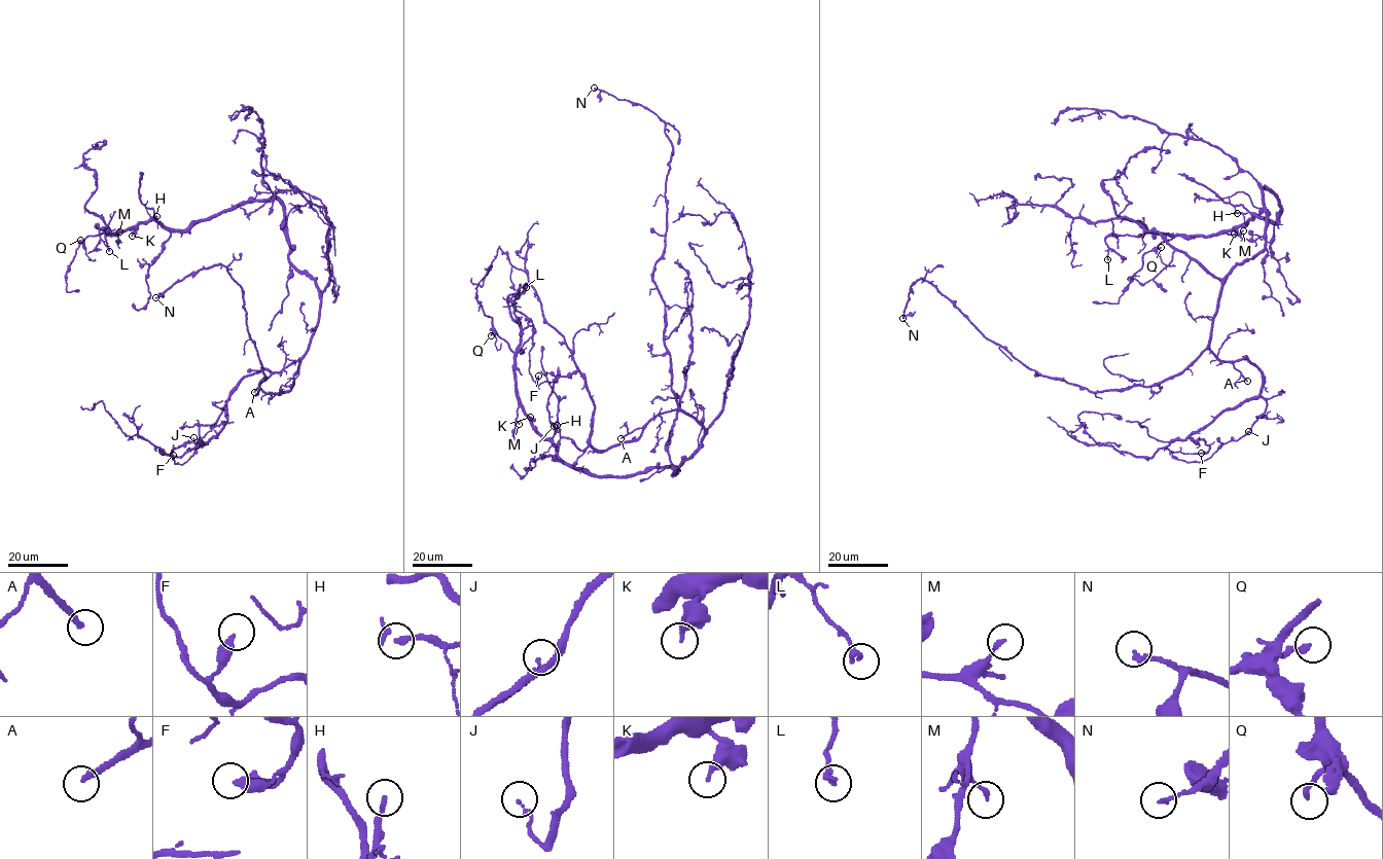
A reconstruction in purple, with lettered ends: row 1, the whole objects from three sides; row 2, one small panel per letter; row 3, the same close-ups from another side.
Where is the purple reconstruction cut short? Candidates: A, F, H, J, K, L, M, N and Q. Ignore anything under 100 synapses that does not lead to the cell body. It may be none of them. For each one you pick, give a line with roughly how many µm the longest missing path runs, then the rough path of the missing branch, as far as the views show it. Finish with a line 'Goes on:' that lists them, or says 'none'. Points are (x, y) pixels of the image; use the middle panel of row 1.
A: Missing length about 80 µm. Course of what is missing: (621, 438), (604, 441), (614, 462), (615, 485), (631, 497), (639, 515), (632, 551), (644, 561), (640, 568)
Goes on: A

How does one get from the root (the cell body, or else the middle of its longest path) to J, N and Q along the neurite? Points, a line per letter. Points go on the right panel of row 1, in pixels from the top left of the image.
J: (1245, 259), (1222, 287), (1209, 346), (1221, 360), (1244, 358), (1261, 371), (1266, 406), (1242, 436), (1248, 431)
N: (1245, 259), (1227, 278), (1206, 348), (1147, 387), (1090, 391), (1039, 376), (922, 279), (902, 318)
Q: (1245, 259), (1266, 244), (1259, 185), (1277, 198), (1277, 221), (1254, 216), (1215, 235), (1173, 236), (1161, 247)

